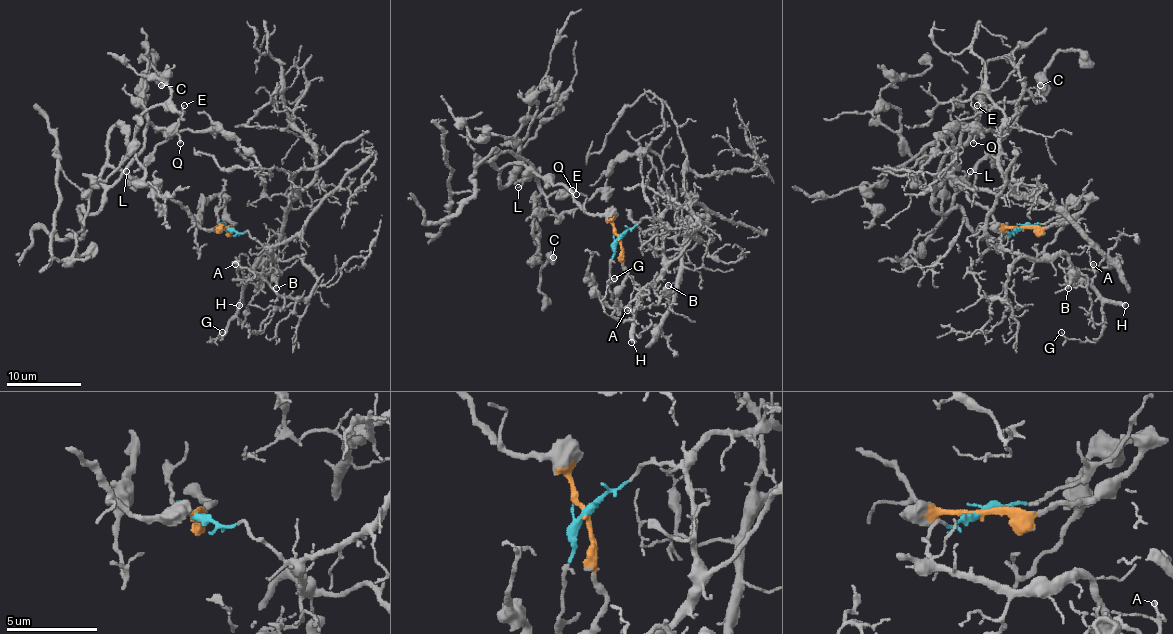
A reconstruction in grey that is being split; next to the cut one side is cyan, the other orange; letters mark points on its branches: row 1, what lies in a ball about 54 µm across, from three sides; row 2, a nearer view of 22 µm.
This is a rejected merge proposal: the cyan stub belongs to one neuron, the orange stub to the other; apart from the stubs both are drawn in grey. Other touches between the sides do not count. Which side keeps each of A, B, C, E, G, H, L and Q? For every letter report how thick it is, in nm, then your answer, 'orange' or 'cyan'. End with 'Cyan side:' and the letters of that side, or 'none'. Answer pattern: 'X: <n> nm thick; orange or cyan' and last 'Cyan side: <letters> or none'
A: 100 nm thick; cyan
B: 200 nm thick; cyan
C: 600 nm thick; orange
E: 180 nm thick; orange
G: 110 nm thick; cyan
H: 440 nm thick; cyan
L: 170 nm thick; orange
Q: 180 nm thick; orange
Cyan side: A, B, G, H

